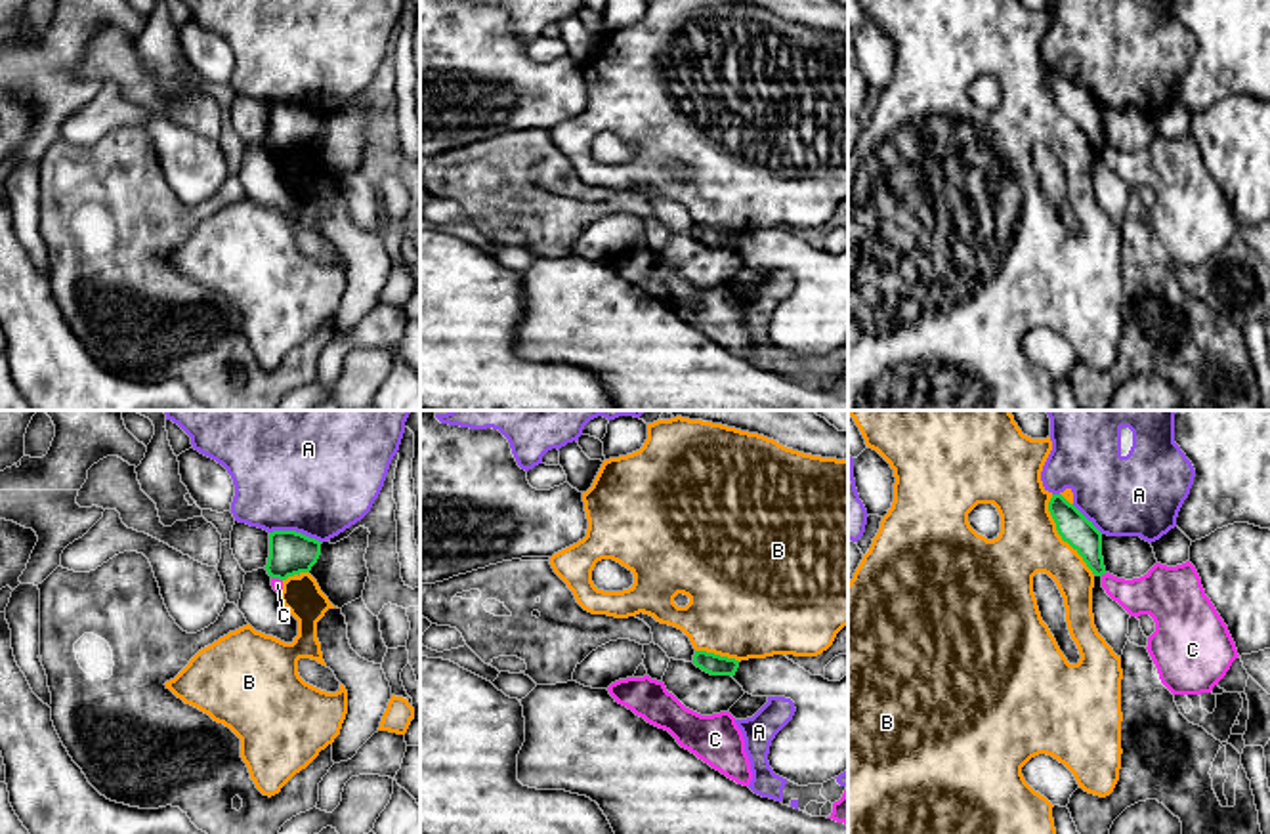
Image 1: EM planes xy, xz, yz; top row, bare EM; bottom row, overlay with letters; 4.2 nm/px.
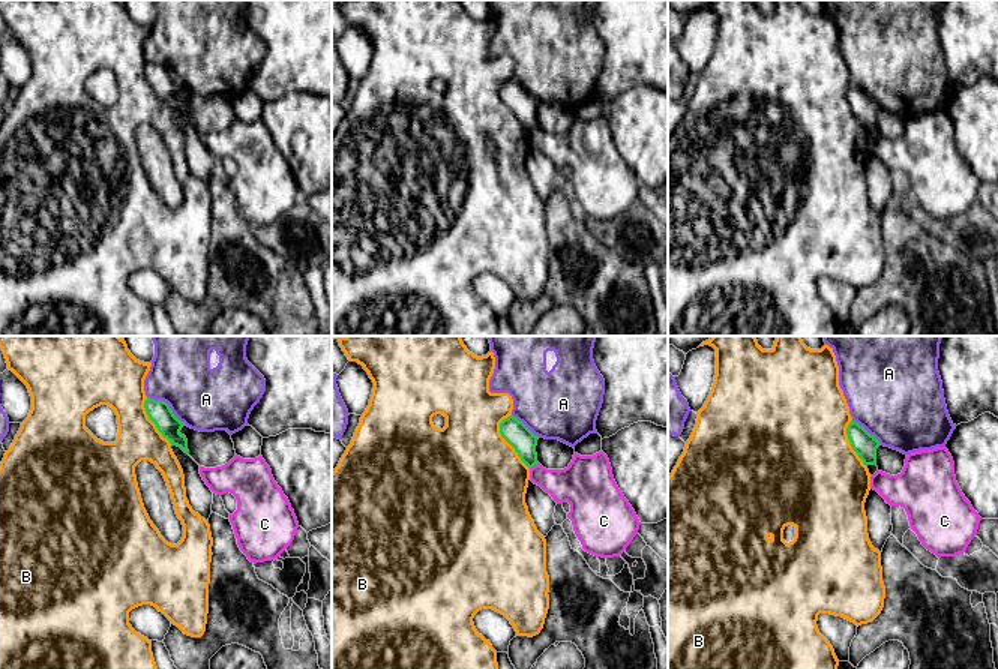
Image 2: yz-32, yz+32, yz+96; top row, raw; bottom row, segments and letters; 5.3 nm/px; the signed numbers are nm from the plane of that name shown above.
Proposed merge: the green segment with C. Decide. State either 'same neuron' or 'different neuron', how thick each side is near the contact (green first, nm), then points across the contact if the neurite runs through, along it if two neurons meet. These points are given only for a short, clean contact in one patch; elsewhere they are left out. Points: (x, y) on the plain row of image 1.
different neuron | 140/190 nm | along yz (1106, 145), (1100, 147)

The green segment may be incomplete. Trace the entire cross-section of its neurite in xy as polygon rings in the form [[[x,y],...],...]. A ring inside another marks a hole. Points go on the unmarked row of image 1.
[[[296,103],[269,105],[267,147],[286,153],[288,149],[309,145],[321,128],[321,116]]]

